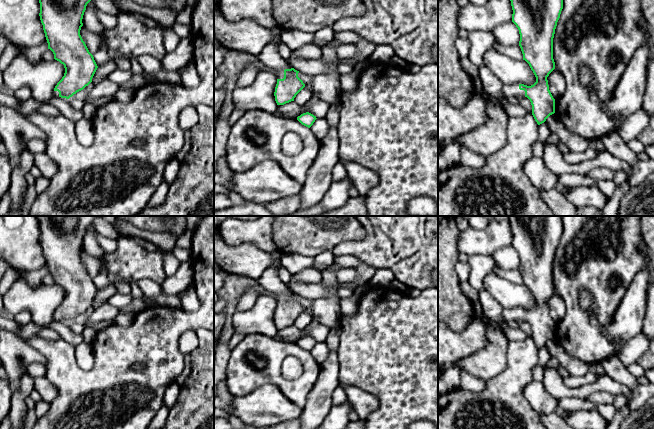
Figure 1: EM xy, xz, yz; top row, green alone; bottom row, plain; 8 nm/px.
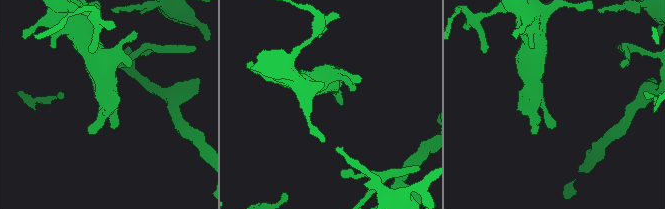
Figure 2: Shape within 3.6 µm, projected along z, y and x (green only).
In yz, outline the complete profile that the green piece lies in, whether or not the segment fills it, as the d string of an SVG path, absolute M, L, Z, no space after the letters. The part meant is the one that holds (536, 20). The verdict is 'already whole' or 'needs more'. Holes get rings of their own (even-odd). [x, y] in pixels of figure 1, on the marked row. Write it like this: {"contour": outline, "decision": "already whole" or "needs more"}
{"contour": "M510 0L513 10L512 22L520 34L519 46L525 60L533 71L536 82L527 86L524 84L509 84L502 87L502 98L527 97L532 105L532 115L538 125L555 113L555 99L548 85L547 77L555 69L553 59L553 38L557 22L563 9L563 0Z", "decision": "needs more"}

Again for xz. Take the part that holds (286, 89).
{"contour": "M220 0L217 7L221 15L229 22L251 19L271 31L272 39L261 53L260 62L262 67L276 74L275 101L277 105L284 105L294 101L305 84L298 77L299 71L278 53L282 30L272 16L272 2L273 0Z", "decision": "needs more"}

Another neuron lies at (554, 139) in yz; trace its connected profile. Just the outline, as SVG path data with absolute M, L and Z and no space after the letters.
M554 132L551 133L551 135L547 138L544 144L555 145L562 155L568 154L571 152L570 149L563 142L563 140Z

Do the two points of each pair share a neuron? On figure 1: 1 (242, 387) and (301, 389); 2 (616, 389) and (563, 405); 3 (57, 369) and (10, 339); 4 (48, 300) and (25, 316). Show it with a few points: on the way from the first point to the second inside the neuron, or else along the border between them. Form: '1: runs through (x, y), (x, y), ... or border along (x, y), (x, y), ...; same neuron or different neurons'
1: runs through (257, 378), (276, 378), (286, 386); same neuron
2: border along (584, 397), (561, 399); different neurons
3: border along (30, 345), (45, 358), (47, 365); different neurons
4: border along (14, 316), (26, 310), (32, 319); different neurons

